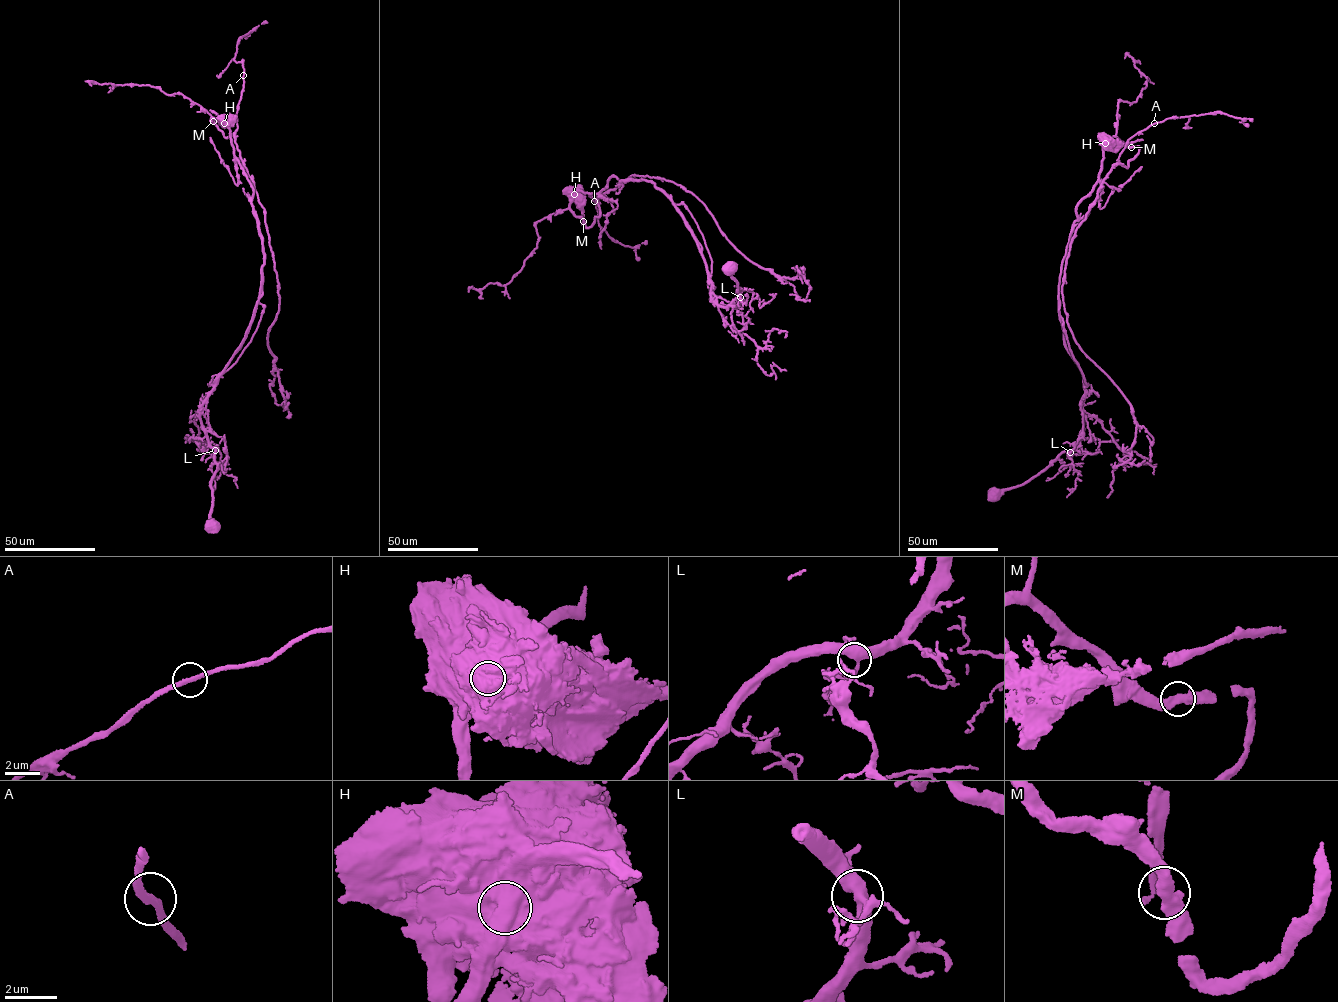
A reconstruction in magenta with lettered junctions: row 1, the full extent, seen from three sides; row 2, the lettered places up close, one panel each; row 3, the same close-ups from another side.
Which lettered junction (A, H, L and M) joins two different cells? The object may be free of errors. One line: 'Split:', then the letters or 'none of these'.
Split: H

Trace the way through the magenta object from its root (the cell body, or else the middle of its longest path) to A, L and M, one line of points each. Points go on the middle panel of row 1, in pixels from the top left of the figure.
A: (577, 193), (570, 208), (587, 228), (599, 215), (596, 197), (589, 194), (594, 201)
L: (577, 193), (596, 194), (613, 176), (655, 184), (694, 234), (713, 300), (726, 308), (736, 306), (740, 297)
M: (577, 193), (570, 208), (583, 221)

